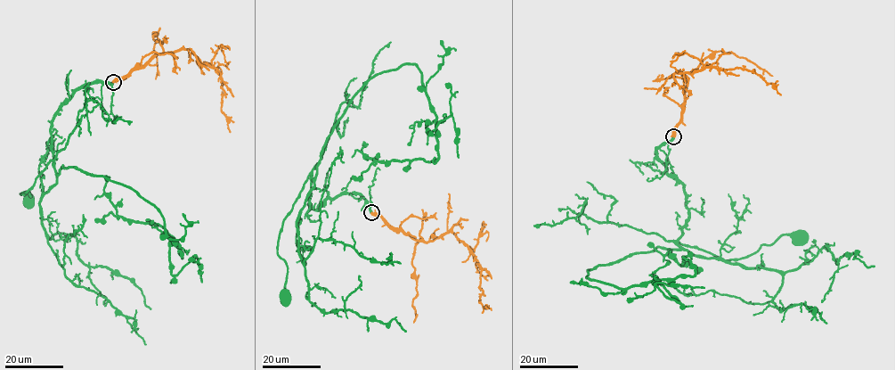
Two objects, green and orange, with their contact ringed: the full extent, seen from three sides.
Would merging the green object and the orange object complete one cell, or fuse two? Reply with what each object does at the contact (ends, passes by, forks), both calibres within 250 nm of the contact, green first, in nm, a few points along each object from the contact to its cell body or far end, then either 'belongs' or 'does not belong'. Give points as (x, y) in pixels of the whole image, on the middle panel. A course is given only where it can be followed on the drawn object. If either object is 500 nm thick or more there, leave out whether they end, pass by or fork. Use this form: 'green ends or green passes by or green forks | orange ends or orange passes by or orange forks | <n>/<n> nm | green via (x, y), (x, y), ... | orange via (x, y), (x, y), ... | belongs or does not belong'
480/500 nm | green via (371, 212), (358, 194), (329, 197), (311, 209), (310, 173), (278, 242), (277, 253), (287, 267), (286, 296) | orange via (371, 212), (419, 241), (432, 241), (450, 232), (453, 234), (477, 261), (483, 291), (479, 302), (488, 308) | belongs

